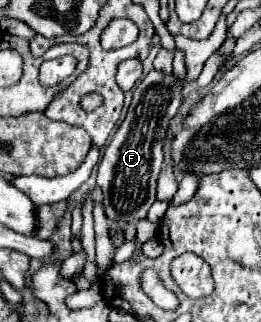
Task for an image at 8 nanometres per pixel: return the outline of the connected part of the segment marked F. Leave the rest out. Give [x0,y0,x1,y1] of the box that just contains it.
[97,69,181,223]

